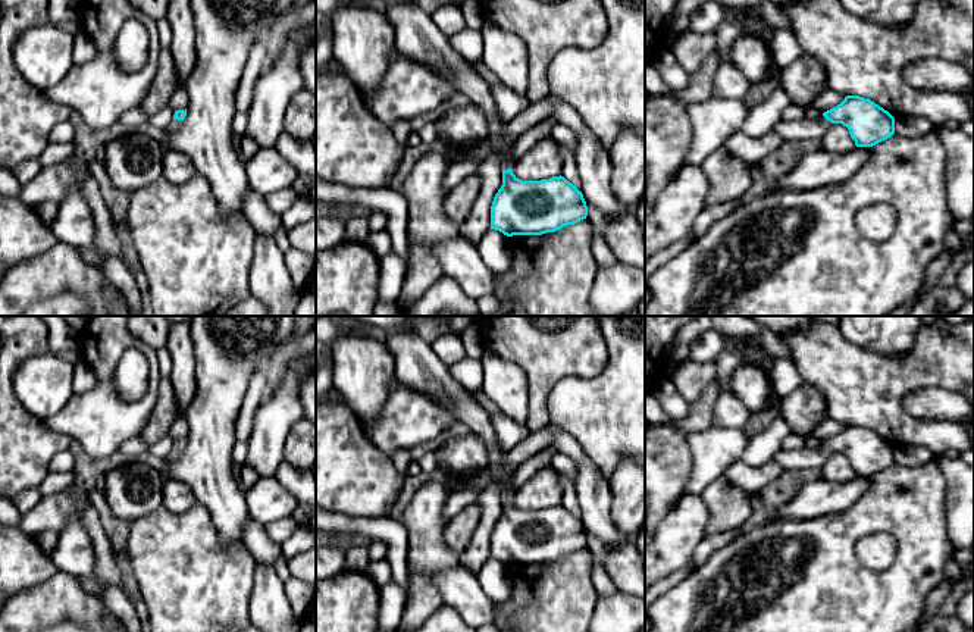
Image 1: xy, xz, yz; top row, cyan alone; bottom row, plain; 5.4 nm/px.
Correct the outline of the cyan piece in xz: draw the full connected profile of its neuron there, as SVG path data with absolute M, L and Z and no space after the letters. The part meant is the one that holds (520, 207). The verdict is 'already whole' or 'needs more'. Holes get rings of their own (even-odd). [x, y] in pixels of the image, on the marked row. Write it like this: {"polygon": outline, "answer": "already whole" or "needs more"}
{"polygon": "M514 140L495 150L502 157L502 185L491 206L491 229L507 237L542 235L586 219L588 206L582 191L564 176L519 179L513 173L513 147Z", "answer": "needs more"}

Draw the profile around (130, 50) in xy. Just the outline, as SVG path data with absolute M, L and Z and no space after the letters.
M128 19L113 44L112 56L119 68L135 72L147 60L150 37L147 29L137 19Z

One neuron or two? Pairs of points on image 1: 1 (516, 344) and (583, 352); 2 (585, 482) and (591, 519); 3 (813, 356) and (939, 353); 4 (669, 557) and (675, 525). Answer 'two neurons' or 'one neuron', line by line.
1: one neuron
2: one neuron
3: one neuron
4: one neuron

